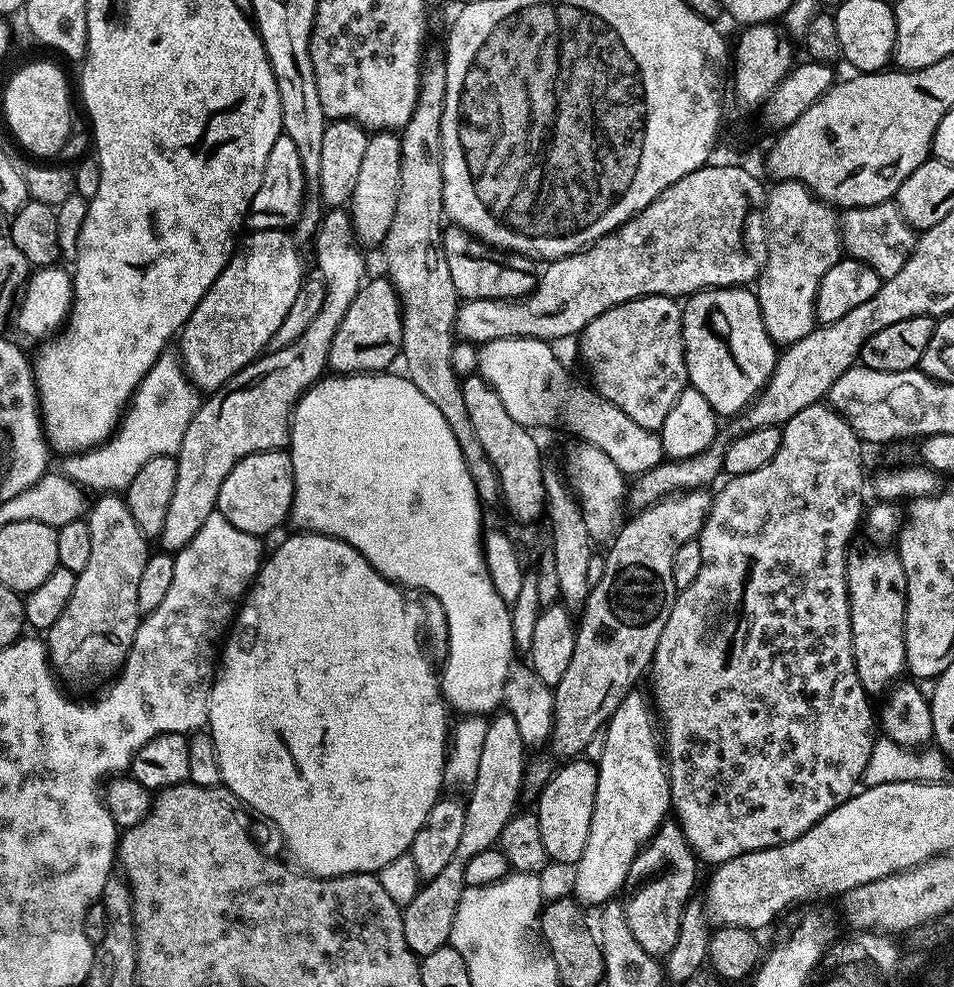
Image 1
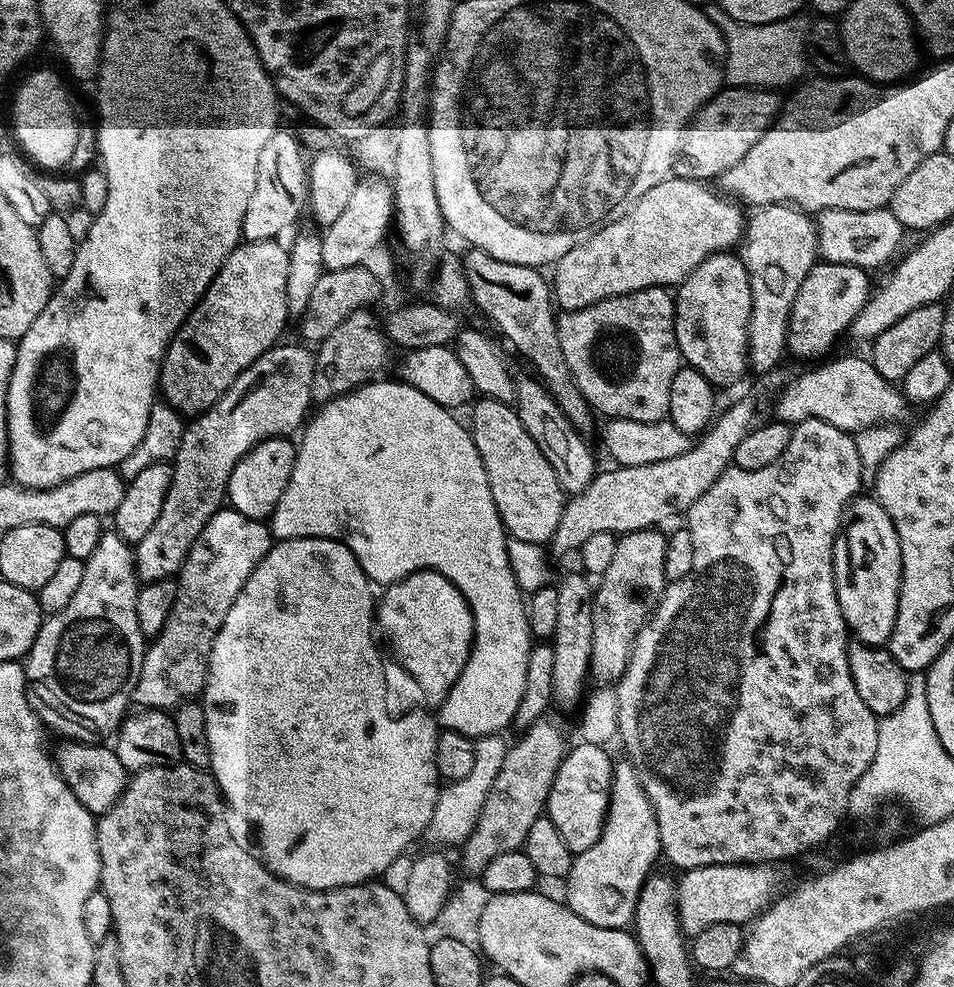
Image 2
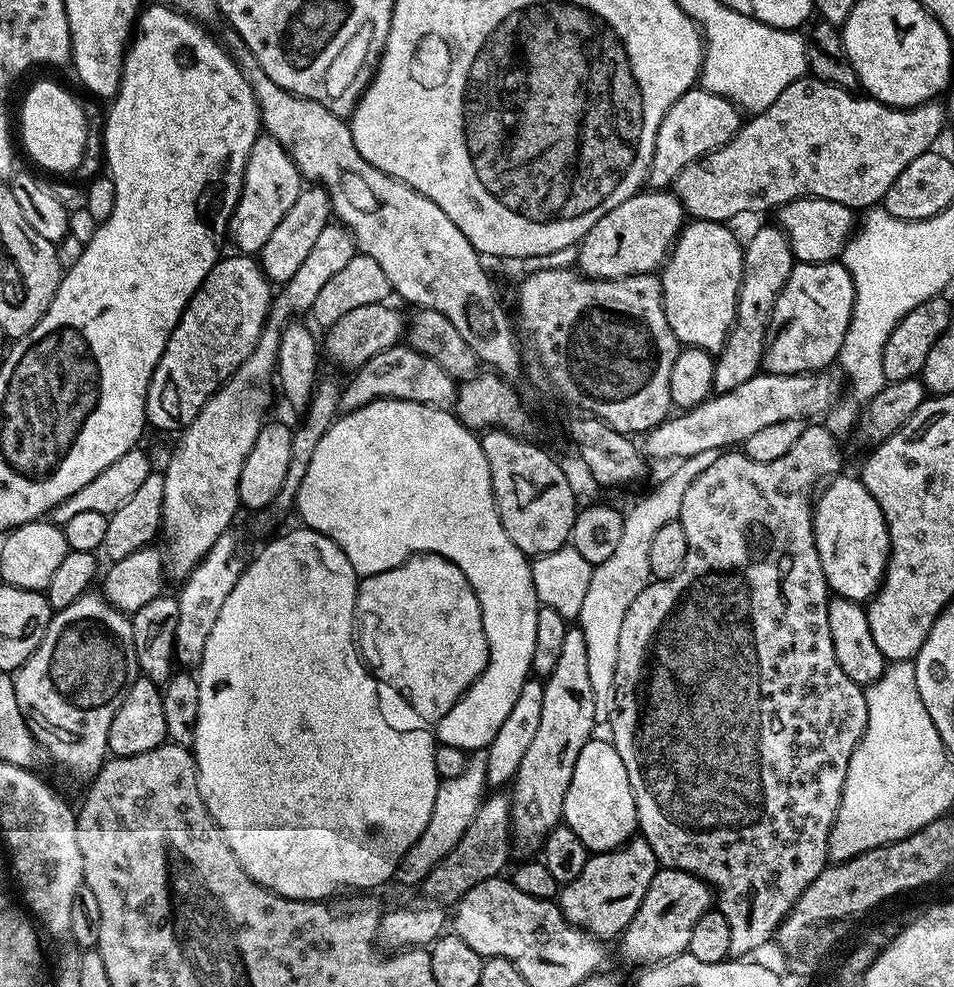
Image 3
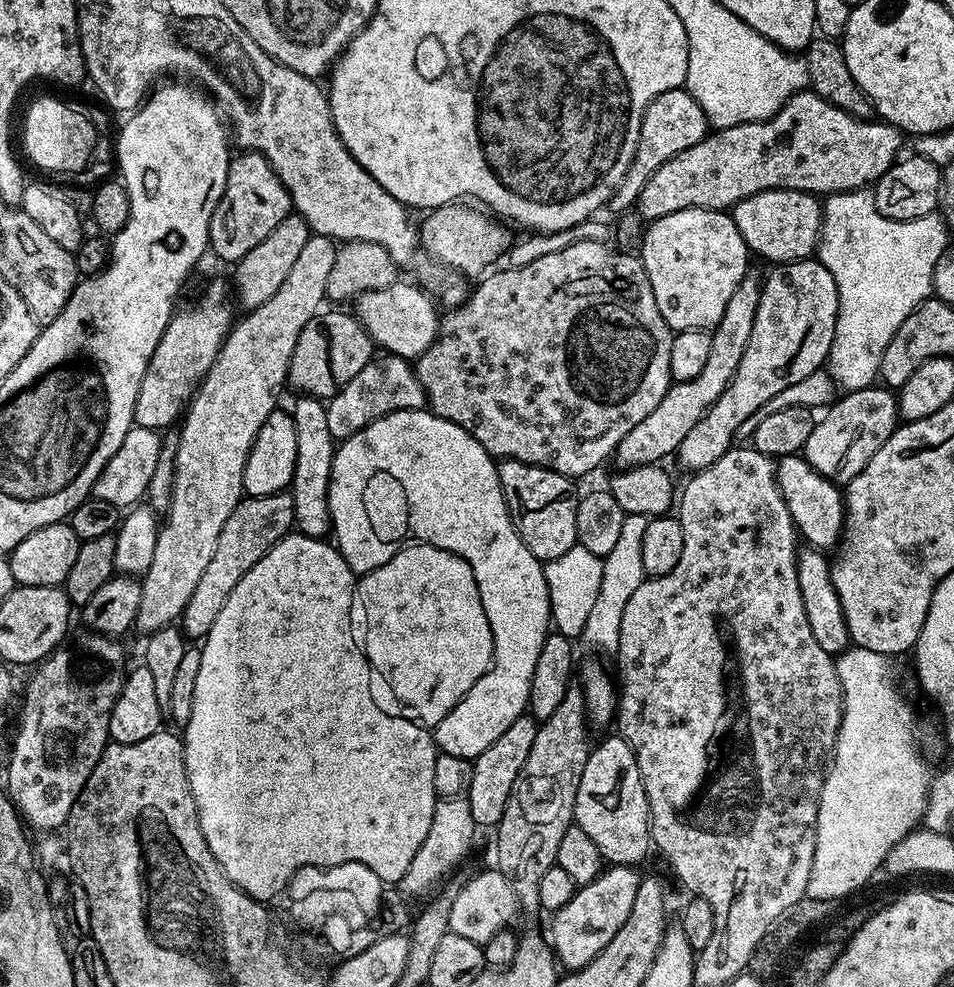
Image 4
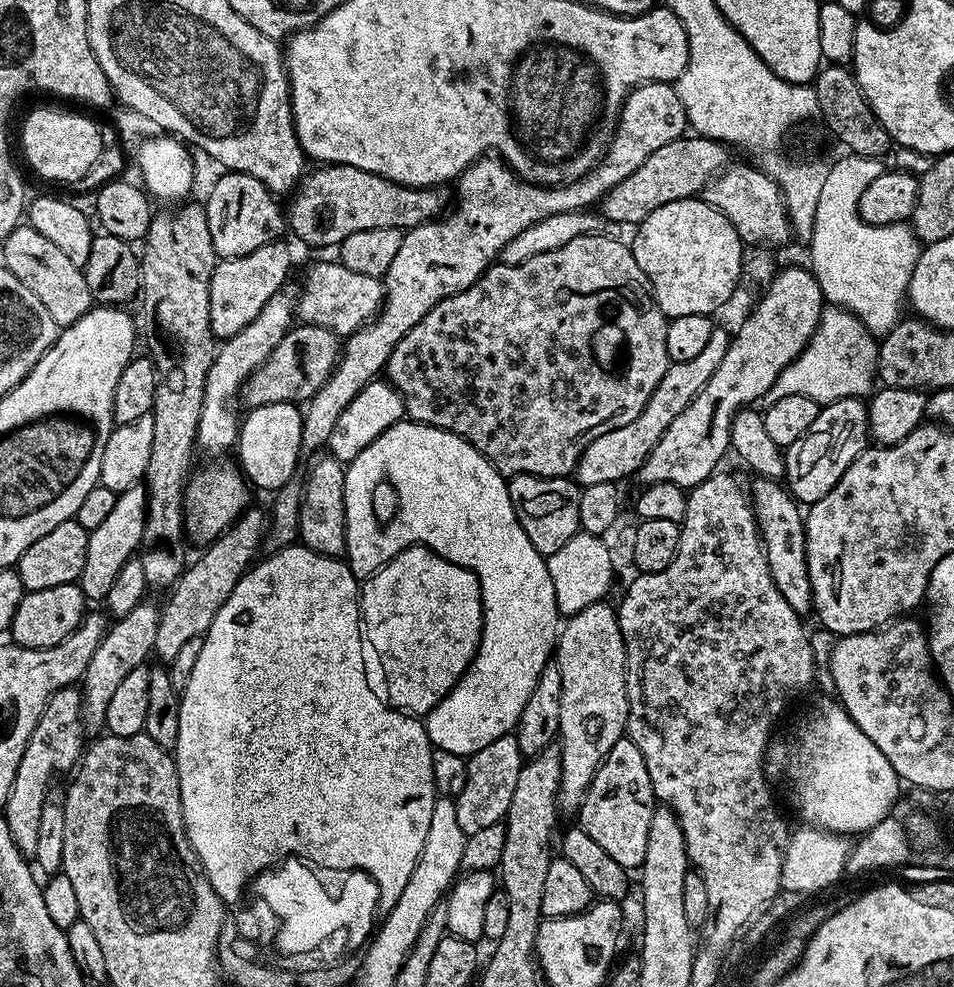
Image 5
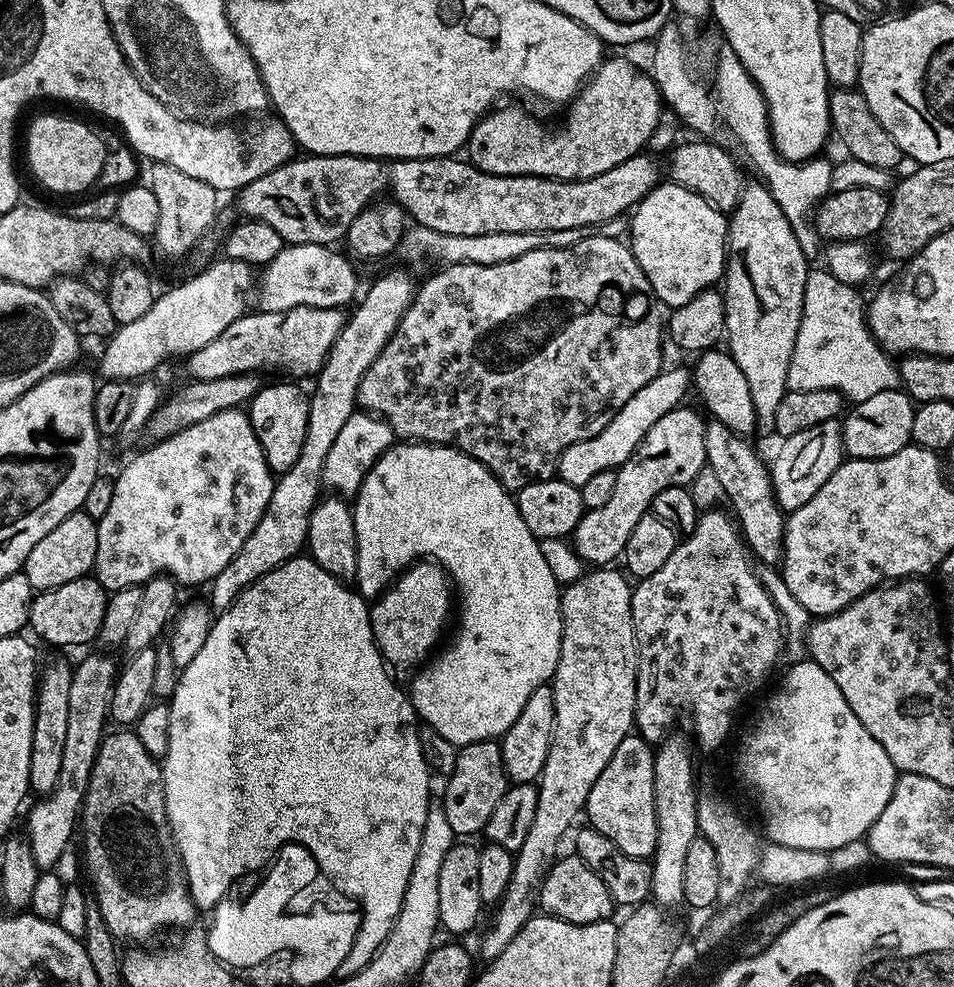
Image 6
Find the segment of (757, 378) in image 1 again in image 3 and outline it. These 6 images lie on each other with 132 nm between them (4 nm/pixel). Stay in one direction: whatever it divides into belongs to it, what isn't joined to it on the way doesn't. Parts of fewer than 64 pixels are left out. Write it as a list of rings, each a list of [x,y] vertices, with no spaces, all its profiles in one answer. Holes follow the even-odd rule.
[[[692,220],[680,229],[659,273],[666,322],[681,345],[718,354],[724,349],[738,306],[744,273],[742,240],[719,220]]]

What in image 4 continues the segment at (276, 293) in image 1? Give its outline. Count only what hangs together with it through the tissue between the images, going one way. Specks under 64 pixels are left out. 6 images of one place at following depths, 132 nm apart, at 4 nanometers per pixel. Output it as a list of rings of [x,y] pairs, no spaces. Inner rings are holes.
[[[212,280],[189,308],[181,307],[173,315],[146,366],[146,374],[142,374],[142,386],[138,386],[132,415],[135,427],[168,430],[185,415],[196,389],[206,378],[210,366],[214,366],[225,336],[232,330],[232,304],[234,308],[229,281],[227,284],[224,280]]]

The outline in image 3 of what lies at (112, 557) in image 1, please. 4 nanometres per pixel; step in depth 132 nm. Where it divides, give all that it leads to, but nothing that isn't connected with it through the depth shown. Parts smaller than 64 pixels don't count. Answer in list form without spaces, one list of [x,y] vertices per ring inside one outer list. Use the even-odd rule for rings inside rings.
[[[89,590],[79,596],[70,606],[53,611],[52,621],[34,654],[26,658],[26,662],[21,668],[17,668],[14,673],[14,694],[18,698],[18,710],[22,710],[22,718],[26,718],[26,726],[30,726],[30,734],[34,734],[36,741],[40,743],[43,755],[48,756],[64,772],[69,772],[72,776],[85,776],[91,778],[96,775],[96,771],[103,766],[108,751],[108,735],[110,734],[110,722],[114,722],[114,714],[118,714],[118,706],[122,706],[122,698],[130,690],[130,686],[140,675],[138,658],[134,654],[134,630],[131,619],[125,613],[118,611],[103,594],[96,590]]]

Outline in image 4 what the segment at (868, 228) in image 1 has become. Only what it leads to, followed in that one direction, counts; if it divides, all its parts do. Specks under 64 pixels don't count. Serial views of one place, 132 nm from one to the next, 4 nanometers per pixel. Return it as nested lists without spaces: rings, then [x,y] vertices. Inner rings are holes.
[[[789,188],[750,194],[750,198],[742,198],[730,210],[734,226],[738,226],[738,234],[742,234],[749,253],[769,260],[772,266],[807,260],[817,251],[823,214],[821,201],[813,193]]]

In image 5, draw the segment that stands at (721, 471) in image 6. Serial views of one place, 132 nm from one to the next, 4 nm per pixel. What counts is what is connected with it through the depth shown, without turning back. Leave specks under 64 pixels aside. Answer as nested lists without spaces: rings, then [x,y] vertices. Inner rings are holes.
[[[759,478],[753,481],[753,484],[750,484],[752,512],[756,516],[760,541],[764,543],[766,562],[770,566],[770,578],[774,578],[774,586],[778,586],[778,594],[786,598],[790,610],[794,610],[802,618],[807,617],[807,612],[809,615],[813,607],[810,578],[806,566],[805,513],[783,483]]]

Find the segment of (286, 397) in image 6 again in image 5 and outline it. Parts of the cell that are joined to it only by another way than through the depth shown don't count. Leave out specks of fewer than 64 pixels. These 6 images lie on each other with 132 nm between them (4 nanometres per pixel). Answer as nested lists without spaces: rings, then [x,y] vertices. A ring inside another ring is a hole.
[[[270,402],[243,413],[234,452],[240,455],[238,467],[253,489],[261,488],[267,494],[275,494],[297,475],[296,467],[302,459],[303,421],[303,411],[290,402]]]

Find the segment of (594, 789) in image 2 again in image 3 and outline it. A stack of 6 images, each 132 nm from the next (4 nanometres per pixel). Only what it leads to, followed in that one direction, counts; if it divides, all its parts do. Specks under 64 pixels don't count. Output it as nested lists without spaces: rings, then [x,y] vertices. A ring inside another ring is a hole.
[[[593,738],[586,742],[586,746],[582,746],[582,754],[578,754],[578,766],[574,766],[574,778],[570,778],[570,786],[566,790],[562,820],[570,826],[570,830],[574,830],[574,834],[578,834],[578,838],[582,838],[592,854],[611,852],[637,835],[636,803],[634,790],[630,786],[630,774],[626,774],[626,762],[618,758],[618,750],[611,739]]]

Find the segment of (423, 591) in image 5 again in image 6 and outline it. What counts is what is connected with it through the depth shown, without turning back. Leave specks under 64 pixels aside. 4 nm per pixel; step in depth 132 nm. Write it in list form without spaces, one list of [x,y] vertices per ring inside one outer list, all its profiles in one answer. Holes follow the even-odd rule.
[[[417,562],[412,567],[404,569],[379,596],[371,601],[372,635],[376,639],[376,647],[380,649],[385,661],[393,667],[423,665],[445,639],[444,627],[448,624],[448,615],[451,612],[453,615],[454,588],[448,573],[435,562]]]

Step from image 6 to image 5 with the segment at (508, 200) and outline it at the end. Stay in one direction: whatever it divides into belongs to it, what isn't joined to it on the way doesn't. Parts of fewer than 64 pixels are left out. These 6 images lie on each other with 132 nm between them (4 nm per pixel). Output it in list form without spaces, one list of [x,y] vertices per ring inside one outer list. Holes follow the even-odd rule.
[[[695,134],[679,136],[674,142],[666,142],[658,150],[654,150],[630,174],[630,178],[622,178],[614,190],[610,190],[600,201],[599,211],[610,222],[618,222],[625,226],[641,224],[658,206],[666,206],[666,202],[678,202],[679,200],[691,200],[699,197],[718,173],[729,167],[729,149],[716,140]],[[324,164],[316,166],[316,169],[311,172],[312,169],[301,176],[300,183],[291,193],[292,201],[286,204],[286,224],[290,232],[312,248],[335,249],[343,240],[350,238],[350,234],[358,234],[366,230],[390,230],[391,228],[407,230],[419,224],[427,224],[445,211],[444,196],[440,193],[443,191],[436,186],[407,188],[390,182],[378,174],[370,174],[370,170],[358,170],[358,166],[345,164]]]

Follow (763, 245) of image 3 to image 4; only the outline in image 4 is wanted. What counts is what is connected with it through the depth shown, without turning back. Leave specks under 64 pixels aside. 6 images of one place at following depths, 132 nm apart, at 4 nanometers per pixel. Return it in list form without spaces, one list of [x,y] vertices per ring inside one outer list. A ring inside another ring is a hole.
[[[750,270],[742,278],[738,290],[726,302],[726,311],[722,318],[711,329],[712,341],[710,342],[710,355],[706,361],[706,367],[690,382],[673,382],[668,385],[666,394],[622,442],[618,442],[614,453],[614,460],[617,460],[621,469],[633,468],[634,466],[646,466],[647,464],[660,464],[667,456],[671,457],[679,448],[682,438],[690,434],[690,429],[698,426],[702,418],[718,402],[718,398],[726,386],[734,378],[738,370],[738,362],[742,362],[742,354],[746,351],[746,342],[750,342],[750,329],[754,326],[754,314],[758,310],[760,298],[760,286],[762,283],[761,273]]]

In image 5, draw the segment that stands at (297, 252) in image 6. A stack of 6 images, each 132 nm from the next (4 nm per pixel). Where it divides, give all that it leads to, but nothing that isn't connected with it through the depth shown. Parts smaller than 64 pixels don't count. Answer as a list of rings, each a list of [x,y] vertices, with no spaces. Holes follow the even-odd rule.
[[[324,260],[305,274],[304,289],[296,296],[295,315],[305,324],[322,326],[341,338],[347,338],[375,318],[382,305],[384,282],[381,277],[357,274],[354,270],[346,270],[342,263],[331,264]]]

